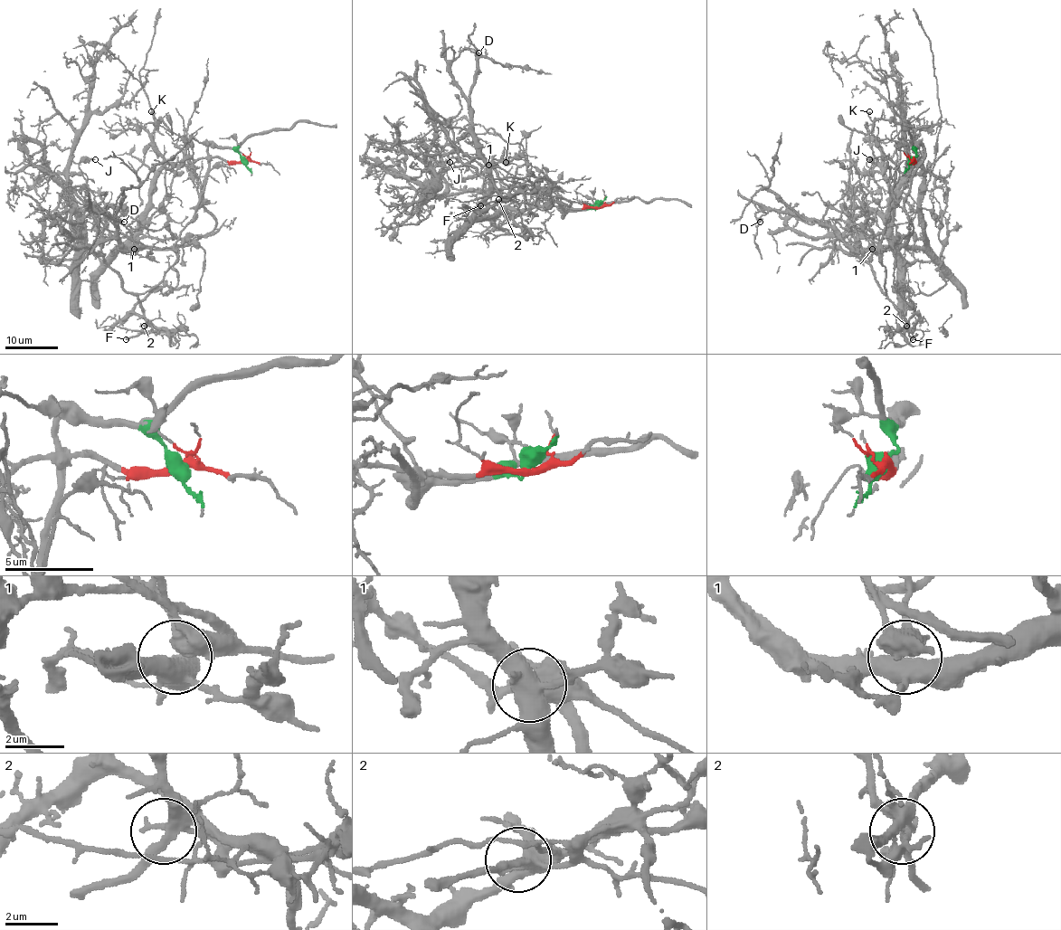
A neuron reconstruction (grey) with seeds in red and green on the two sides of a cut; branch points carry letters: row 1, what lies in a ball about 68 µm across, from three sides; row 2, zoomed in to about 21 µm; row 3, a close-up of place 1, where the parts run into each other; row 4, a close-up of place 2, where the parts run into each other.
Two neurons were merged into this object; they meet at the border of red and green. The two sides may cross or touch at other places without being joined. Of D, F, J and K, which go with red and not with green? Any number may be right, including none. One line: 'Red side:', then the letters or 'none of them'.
Red side: D, K

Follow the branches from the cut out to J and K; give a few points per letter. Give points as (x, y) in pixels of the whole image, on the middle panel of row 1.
J: (598, 206), (563, 216), (550, 184), (526, 172), (523, 147), (490, 128), (443, 147), (433, 165), (449, 162)
K: (598, 206), (549, 206), (520, 210), (506, 206), (510, 202), (509, 193), (517, 166), (509, 161), (506, 162)

